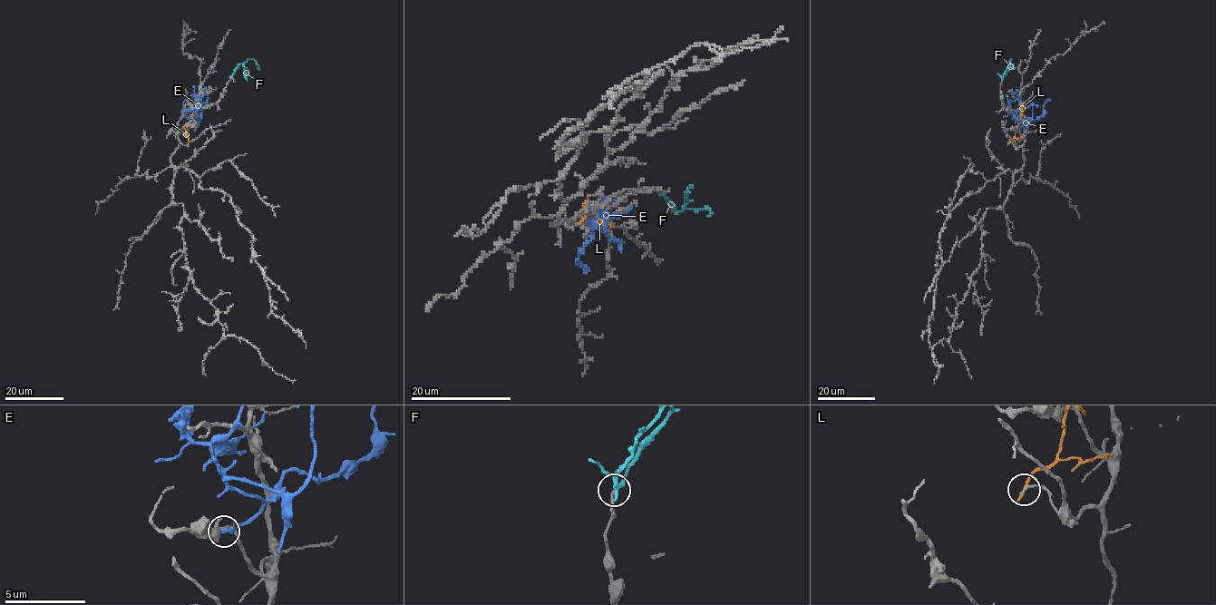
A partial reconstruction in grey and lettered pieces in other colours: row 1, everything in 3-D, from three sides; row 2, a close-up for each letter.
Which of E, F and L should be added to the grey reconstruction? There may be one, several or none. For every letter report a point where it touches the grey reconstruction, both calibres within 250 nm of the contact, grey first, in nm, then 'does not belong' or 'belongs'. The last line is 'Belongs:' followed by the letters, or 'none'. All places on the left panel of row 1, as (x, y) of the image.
E: contact (189, 126); calibres 300 and 200 nm; does not belong
F: contact (230, 77); calibres 140 and 280 nm; belongs
L: contact (188, 140); calibres 130 and 200 nm; does not belong
Belongs: F

